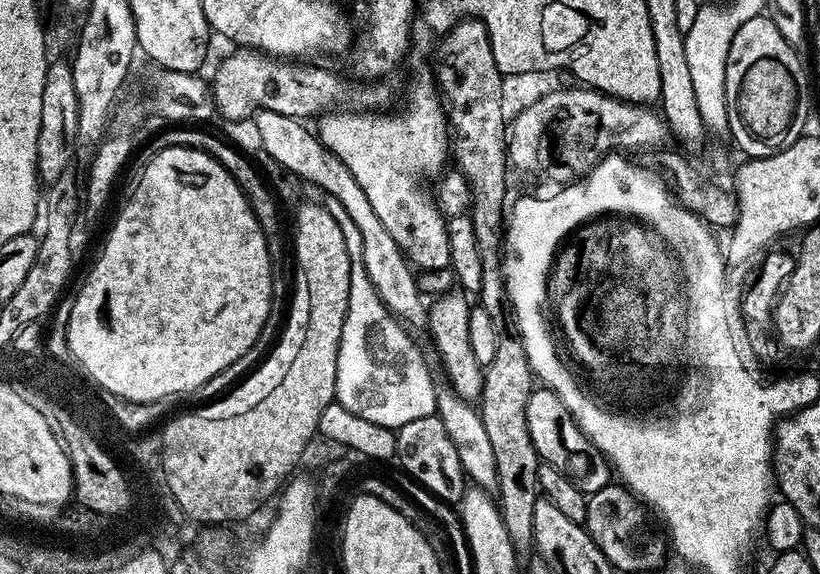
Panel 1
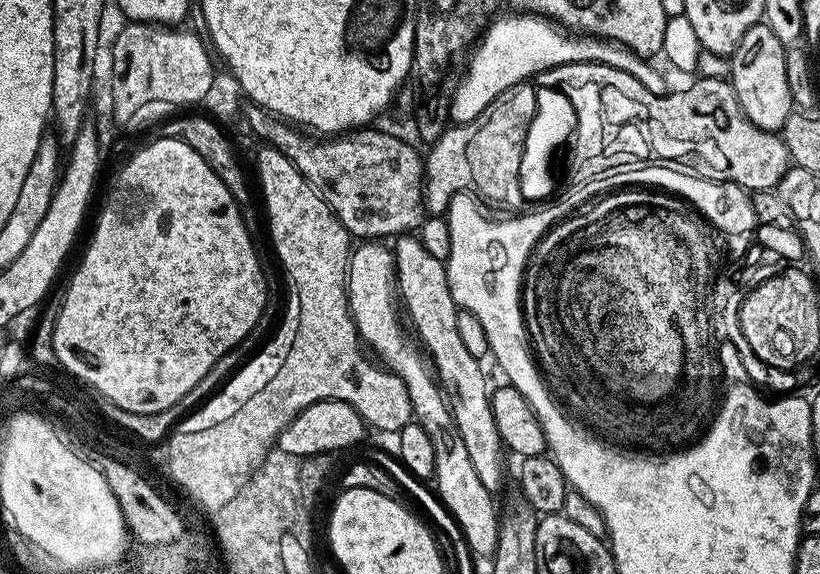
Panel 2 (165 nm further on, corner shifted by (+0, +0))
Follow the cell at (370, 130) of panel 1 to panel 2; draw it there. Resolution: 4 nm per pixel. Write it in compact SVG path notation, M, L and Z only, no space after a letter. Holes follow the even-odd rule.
M401 235L396 242L396 283L403 311L406 316L408 311L408 316L416 327L415 335L434 369L434 376L445 397L451 401L456 429L458 434L462 434L462 443L470 453L470 463L474 465L482 486L486 486L486 490L493 494L499 493L499 488L504 484L506 449L494 426L488 376L480 369L481 361L476 360L470 350L466 350L462 338L458 335L458 309L450 294L445 261L434 258L434 254L430 254L430 250L426 250L426 246L422 246L422 242L415 235Z

